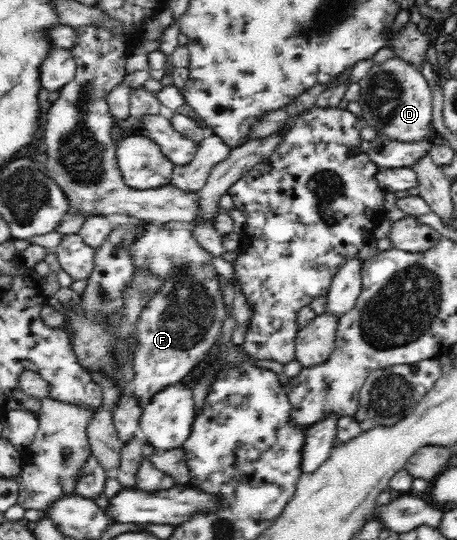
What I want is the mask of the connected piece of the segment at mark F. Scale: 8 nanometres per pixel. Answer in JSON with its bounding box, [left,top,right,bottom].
[130,224,227,409]

